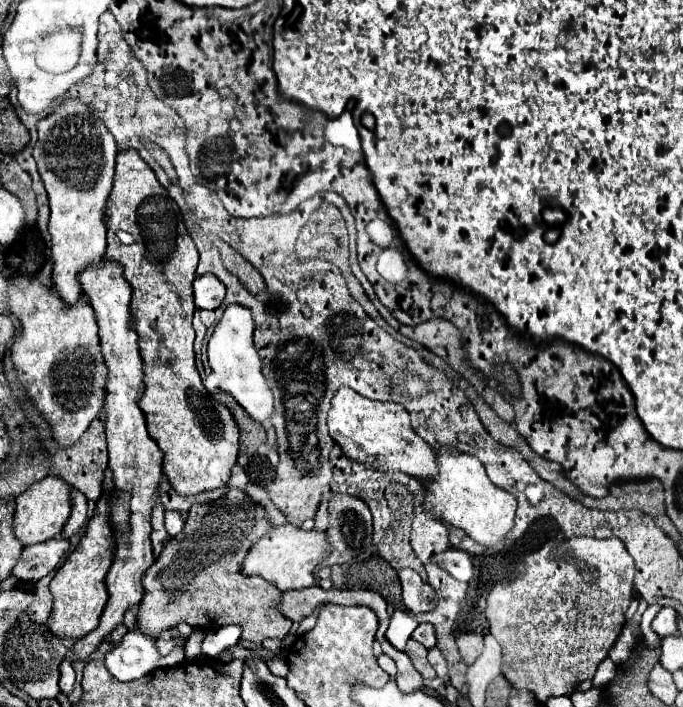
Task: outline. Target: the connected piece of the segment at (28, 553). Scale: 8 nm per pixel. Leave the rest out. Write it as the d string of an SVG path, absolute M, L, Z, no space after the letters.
M62 537L24 547L22 557L14 567L12 575L22 581L40 581L60 565L62 557L68 555L68 549L70 543Z

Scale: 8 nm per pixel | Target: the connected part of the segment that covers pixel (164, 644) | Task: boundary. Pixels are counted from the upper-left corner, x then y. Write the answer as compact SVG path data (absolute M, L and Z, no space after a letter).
M156 639L156 643L158 643L160 655L168 655L174 649L182 649L184 651L184 641L182 639Z

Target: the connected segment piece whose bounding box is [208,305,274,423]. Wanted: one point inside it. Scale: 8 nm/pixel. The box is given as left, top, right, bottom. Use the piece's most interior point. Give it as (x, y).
(233, 358)

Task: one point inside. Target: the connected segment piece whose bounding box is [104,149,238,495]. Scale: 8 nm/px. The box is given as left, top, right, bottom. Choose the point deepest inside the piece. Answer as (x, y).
(146, 234)

